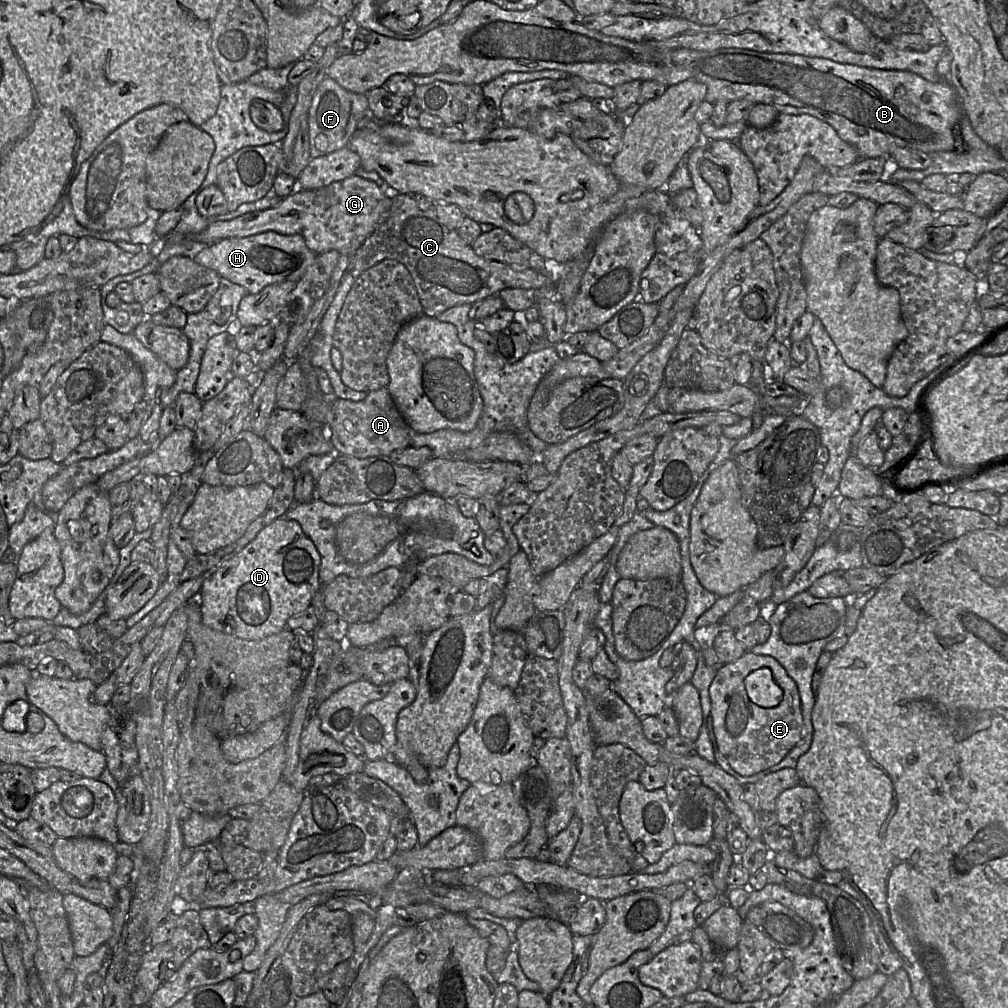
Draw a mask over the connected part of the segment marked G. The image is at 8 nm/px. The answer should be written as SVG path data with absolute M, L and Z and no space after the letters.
M354 174L317 189L297 188L274 208L246 213L232 220L212 222L201 233L191 237L191 241L198 248L225 238L248 237L274 231L281 235L302 235L307 247L317 255L336 250L340 254L352 256L385 219L391 205L391 198L380 186Z

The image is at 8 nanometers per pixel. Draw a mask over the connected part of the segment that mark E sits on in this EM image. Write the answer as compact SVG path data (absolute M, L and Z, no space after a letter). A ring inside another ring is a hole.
M746 651L736 661L721 666L709 687L709 694L718 749L730 767L741 776L752 776L778 764L802 738L803 717L797 685L771 656ZM759 668L769 668L783 691L782 701L776 707L759 707L747 695L744 680Z

